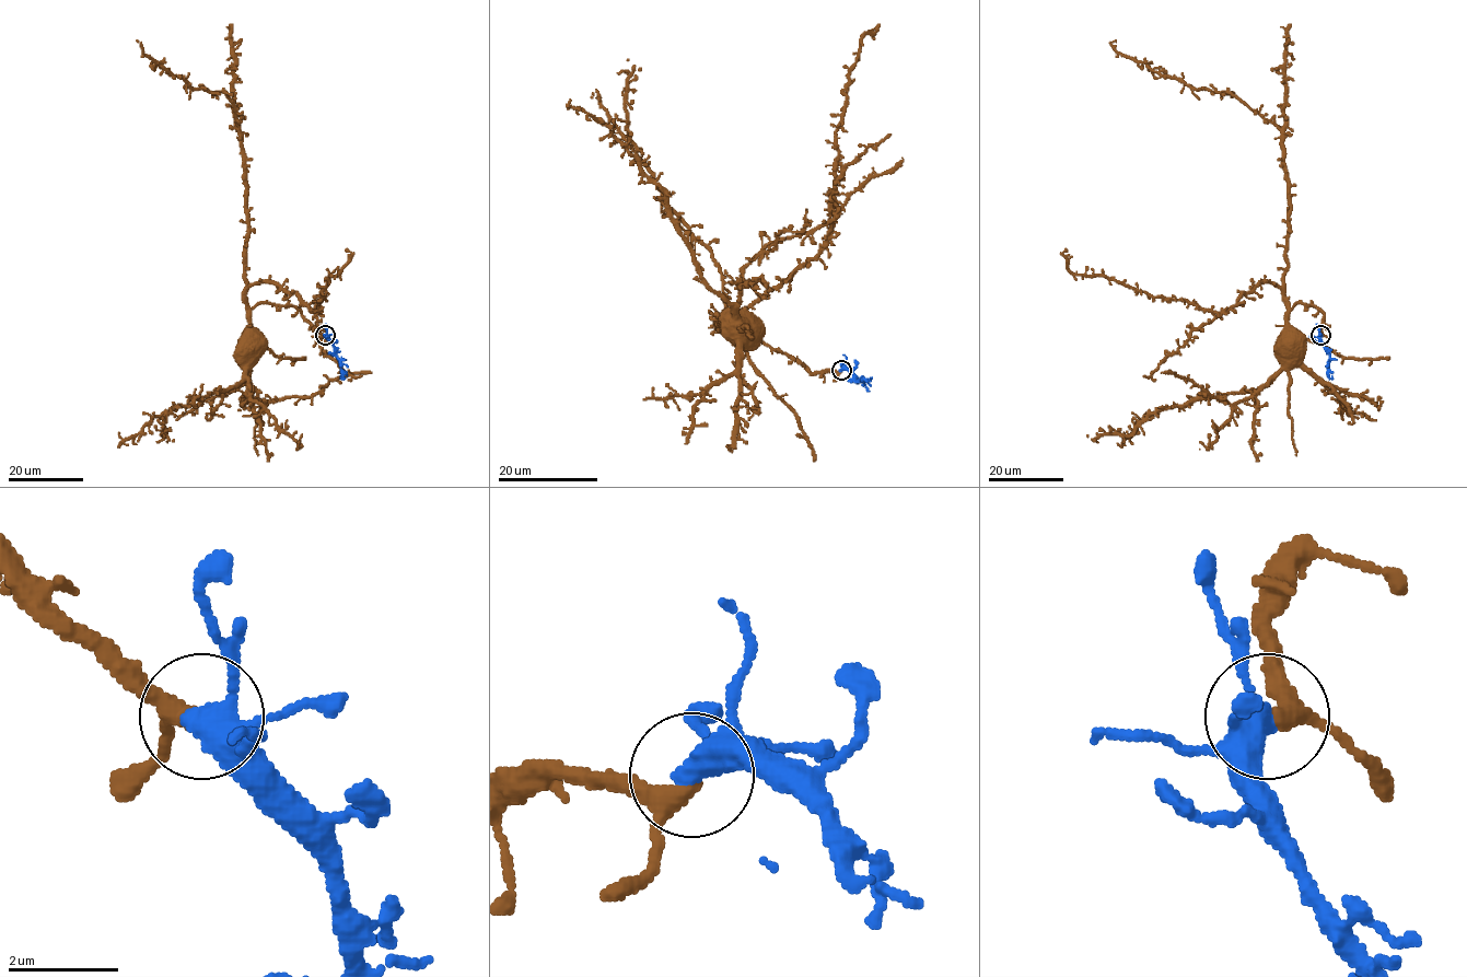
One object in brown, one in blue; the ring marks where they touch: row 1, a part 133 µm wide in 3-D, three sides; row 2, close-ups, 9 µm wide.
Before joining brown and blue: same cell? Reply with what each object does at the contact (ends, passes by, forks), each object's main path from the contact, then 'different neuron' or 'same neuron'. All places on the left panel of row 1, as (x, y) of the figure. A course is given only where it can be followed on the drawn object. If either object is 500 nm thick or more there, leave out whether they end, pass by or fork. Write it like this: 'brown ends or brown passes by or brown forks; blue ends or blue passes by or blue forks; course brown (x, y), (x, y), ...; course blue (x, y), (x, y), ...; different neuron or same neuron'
brown passes by; blue forks; course brown (324, 335), (293, 306), (247, 304), (246, 170), (236, 108), (221, 92), (193, 89), (148, 57), (136, 41); course blue (324, 335), (336, 355), (344, 377), (340, 375); same neuron

